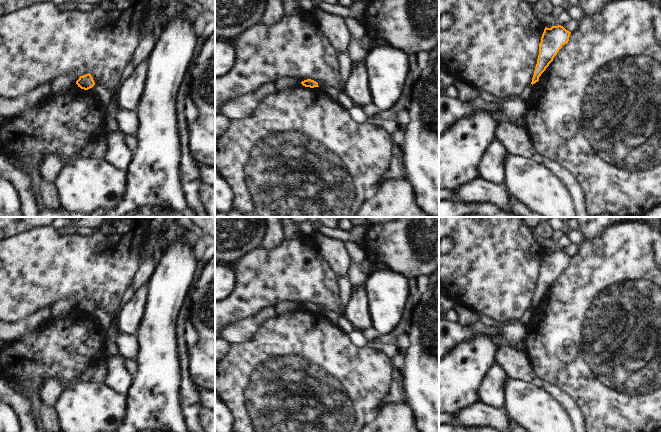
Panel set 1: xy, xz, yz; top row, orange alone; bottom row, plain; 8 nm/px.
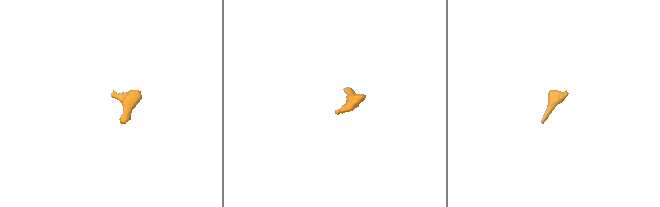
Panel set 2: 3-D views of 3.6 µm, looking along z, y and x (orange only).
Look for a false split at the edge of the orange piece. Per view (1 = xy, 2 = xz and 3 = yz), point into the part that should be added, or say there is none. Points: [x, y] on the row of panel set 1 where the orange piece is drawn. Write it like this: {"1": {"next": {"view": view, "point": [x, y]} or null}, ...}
{"1": {"next": null}, "2": {"next": null}, "3": {"next": null}}

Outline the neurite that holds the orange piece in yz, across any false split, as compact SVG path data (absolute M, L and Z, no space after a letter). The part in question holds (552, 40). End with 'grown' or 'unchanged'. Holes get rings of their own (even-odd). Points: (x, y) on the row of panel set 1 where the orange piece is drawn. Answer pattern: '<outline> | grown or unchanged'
M563 26L545 27L539 44L539 55L531 84L539 81L539 77L553 61L563 45L569 41L571 32Z | unchanged

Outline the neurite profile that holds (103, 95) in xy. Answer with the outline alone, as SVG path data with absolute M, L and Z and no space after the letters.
M95 84L92 88L90 88L90 91L103 105L109 106L111 104L111 100L113 99L113 92L109 91L105 87Z

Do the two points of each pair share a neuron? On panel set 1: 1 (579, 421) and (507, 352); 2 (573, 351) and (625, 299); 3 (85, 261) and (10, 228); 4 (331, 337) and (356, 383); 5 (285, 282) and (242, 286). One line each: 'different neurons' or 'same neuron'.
1: same neuron
2: same neuron
3: different neurons
4: same neuron
5: same neuron

